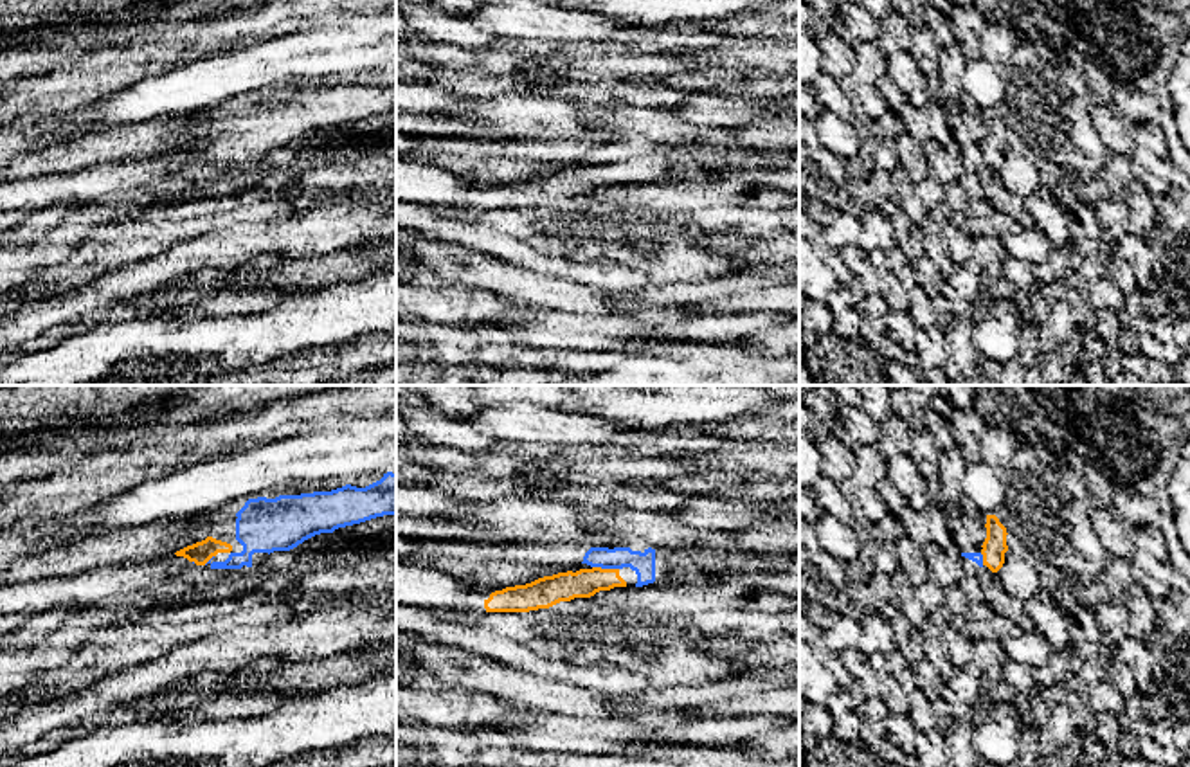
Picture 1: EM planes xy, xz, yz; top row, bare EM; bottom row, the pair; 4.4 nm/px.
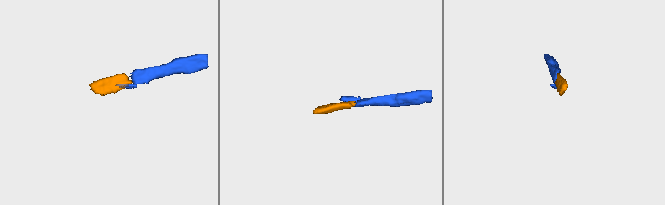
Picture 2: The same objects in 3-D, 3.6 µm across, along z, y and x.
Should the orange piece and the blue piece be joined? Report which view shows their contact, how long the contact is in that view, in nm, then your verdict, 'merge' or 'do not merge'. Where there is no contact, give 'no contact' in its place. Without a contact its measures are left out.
xz | 120 nm | merge

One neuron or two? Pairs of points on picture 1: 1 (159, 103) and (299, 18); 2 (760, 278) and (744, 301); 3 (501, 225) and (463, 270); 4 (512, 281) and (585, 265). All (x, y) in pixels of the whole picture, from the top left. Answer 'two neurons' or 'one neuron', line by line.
1: two neurons
2: two neurons
3: two neurons
4: two neurons

